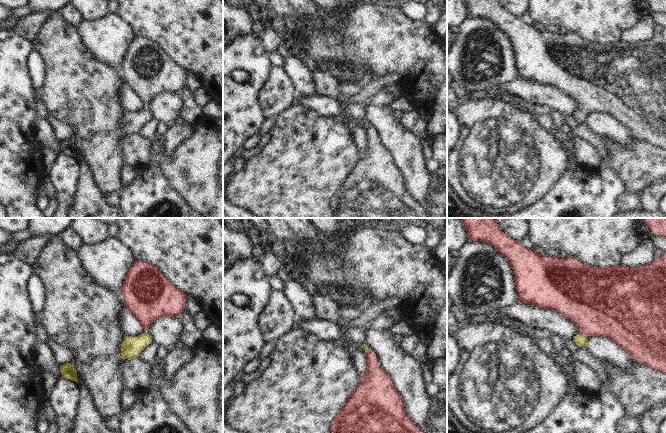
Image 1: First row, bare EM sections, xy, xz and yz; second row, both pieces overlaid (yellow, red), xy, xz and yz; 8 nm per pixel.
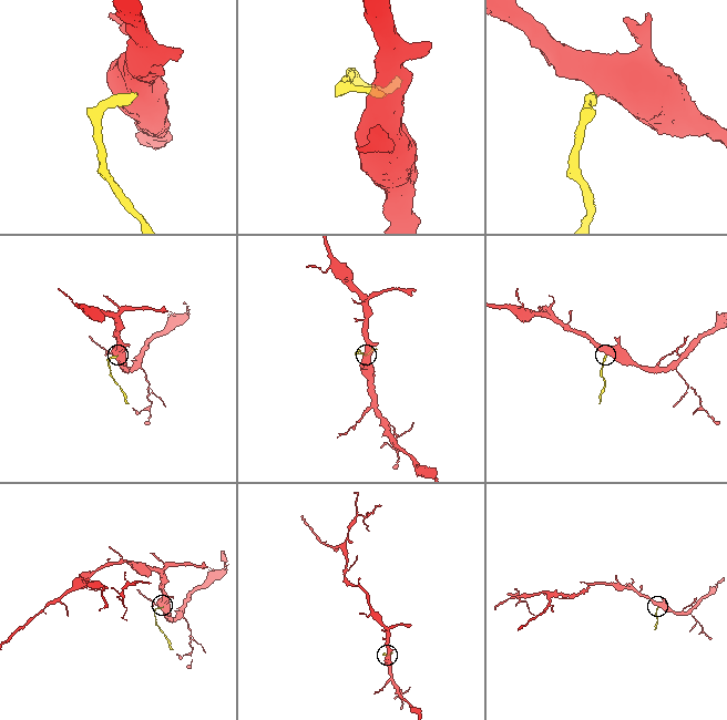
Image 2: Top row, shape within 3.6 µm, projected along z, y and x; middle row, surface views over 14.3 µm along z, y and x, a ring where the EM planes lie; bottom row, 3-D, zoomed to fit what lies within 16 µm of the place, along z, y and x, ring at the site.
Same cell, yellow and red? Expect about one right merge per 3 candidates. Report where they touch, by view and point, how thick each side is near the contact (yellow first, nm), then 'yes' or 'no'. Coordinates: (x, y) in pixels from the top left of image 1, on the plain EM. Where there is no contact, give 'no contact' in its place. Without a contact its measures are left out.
yz (583, 112) | 90/440 nm | yes

